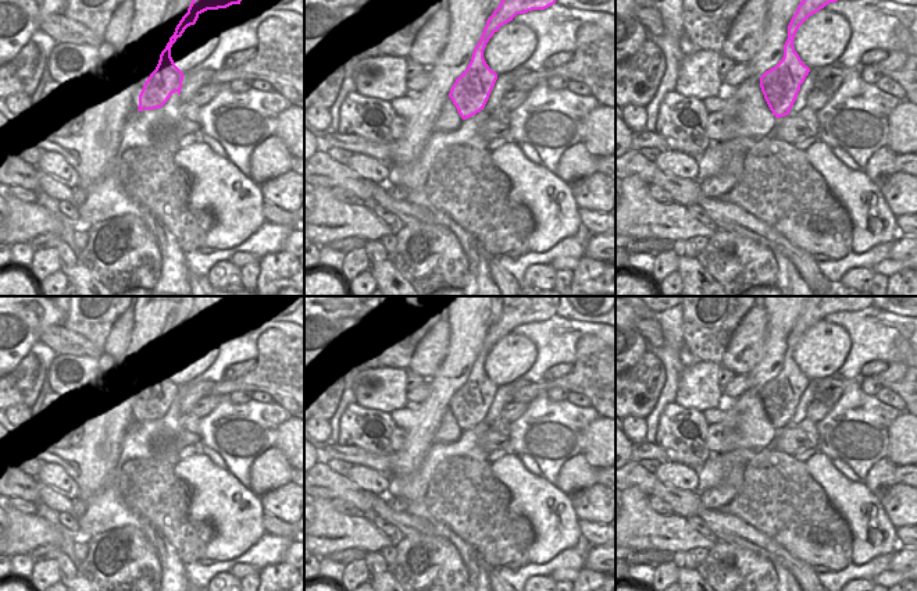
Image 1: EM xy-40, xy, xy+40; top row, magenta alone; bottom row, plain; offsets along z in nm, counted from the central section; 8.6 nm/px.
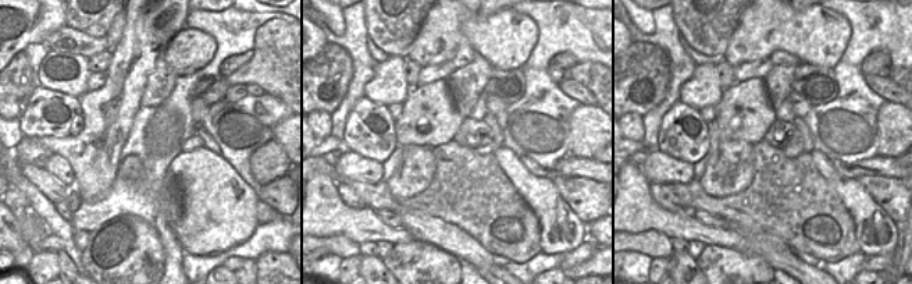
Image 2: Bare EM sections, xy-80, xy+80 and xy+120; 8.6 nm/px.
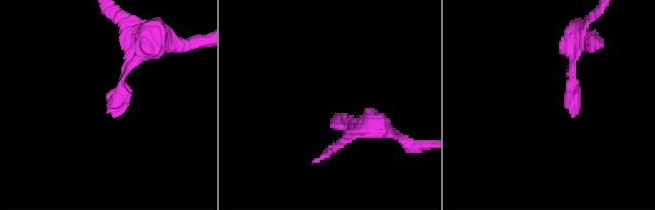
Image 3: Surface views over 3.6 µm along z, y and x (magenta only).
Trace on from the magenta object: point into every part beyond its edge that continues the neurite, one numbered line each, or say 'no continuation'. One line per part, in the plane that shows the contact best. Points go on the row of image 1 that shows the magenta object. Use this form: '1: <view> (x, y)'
no continuation

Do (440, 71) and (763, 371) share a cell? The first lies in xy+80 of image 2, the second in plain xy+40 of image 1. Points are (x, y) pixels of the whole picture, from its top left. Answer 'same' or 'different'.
different

